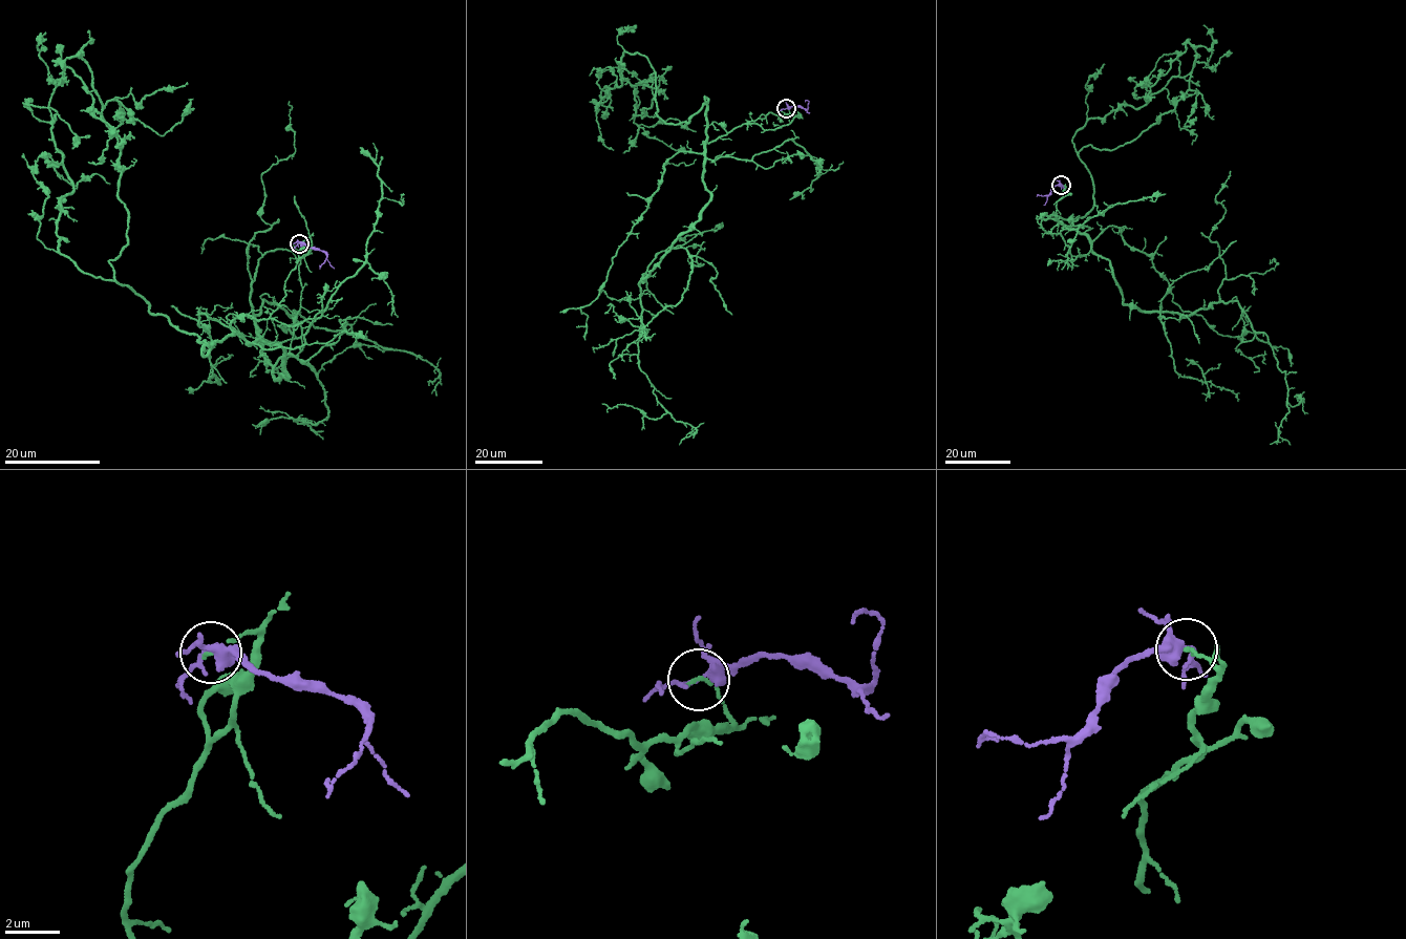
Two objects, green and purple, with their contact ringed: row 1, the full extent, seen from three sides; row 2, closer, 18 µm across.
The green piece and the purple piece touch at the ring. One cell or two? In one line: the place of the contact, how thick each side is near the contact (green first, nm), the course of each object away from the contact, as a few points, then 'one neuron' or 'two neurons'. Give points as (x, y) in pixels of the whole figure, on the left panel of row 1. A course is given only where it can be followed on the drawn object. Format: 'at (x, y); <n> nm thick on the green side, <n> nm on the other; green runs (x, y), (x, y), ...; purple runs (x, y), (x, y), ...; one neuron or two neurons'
at (299, 243); 120 nm thick on the green side, 260 nm on the other; green runs (299, 242), (272, 315), (199, 342), (108, 261), (121, 156), (76, 56), (112, 129), (88, 163); purple runs (299, 242), (325, 252), (326, 257), (320, 269); two neurons

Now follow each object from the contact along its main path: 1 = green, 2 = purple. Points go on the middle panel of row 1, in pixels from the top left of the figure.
1: (786, 108), (705, 144), (706, 103), (664, 122), (654, 72), (642, 118), (629, 81), (660, 77), (637, 83)
2: (786, 108), (794, 106), (806, 109), (808, 101), (806, 100)

